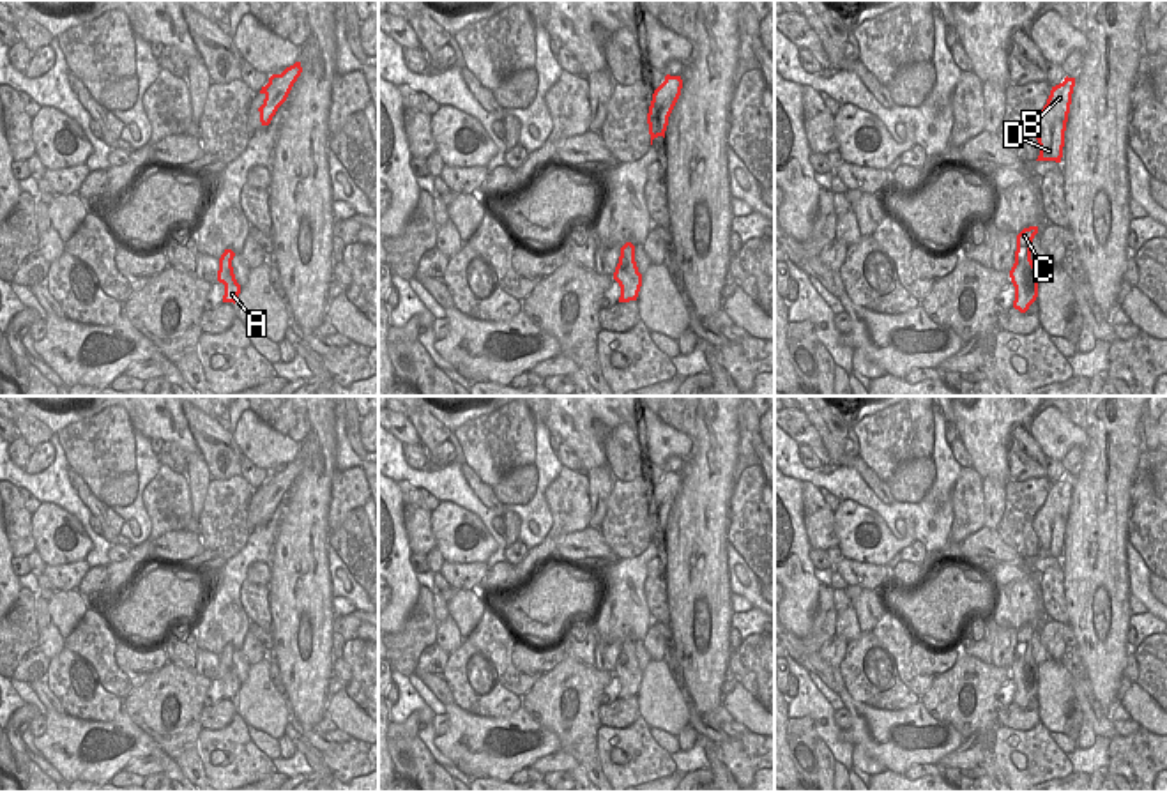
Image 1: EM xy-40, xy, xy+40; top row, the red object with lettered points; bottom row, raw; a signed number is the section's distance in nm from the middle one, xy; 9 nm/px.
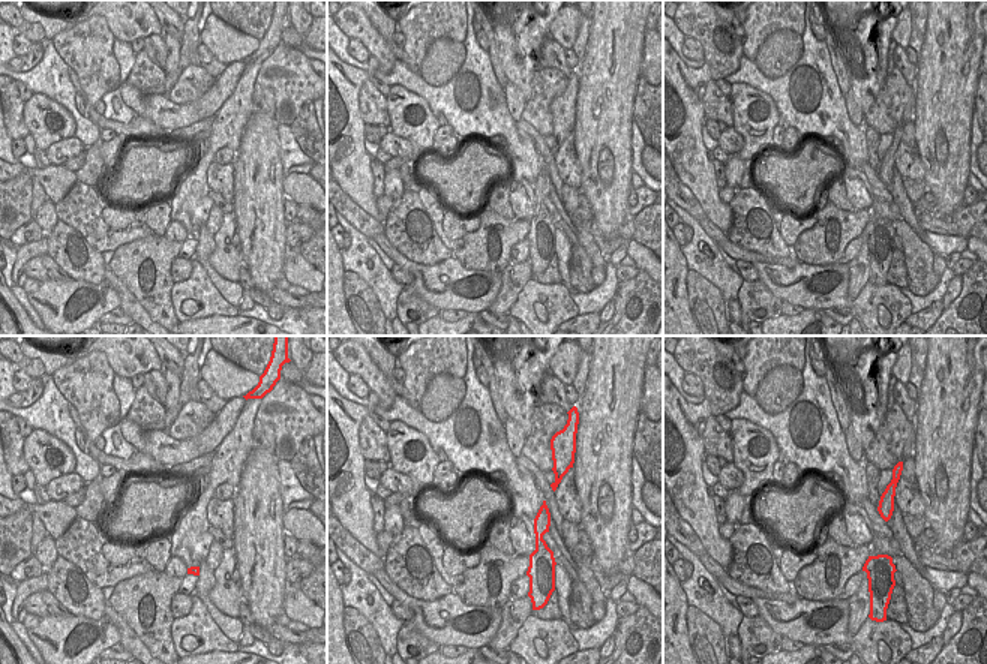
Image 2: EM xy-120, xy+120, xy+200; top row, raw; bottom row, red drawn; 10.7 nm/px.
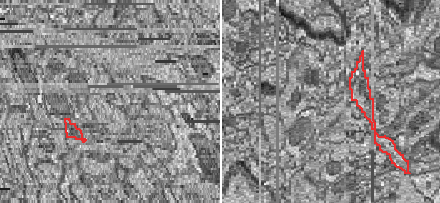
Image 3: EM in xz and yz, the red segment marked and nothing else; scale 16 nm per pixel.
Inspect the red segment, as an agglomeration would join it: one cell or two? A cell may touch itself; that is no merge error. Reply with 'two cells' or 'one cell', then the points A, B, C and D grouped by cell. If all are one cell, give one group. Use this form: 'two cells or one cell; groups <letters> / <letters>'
one cell; groups A B C D

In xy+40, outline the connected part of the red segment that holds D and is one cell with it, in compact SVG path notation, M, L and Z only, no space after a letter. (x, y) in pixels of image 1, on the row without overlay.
M1068 472L1063 479L1052 483L1047 500L1034 514L1033 529L1040 541L1036 557L1061 559L1073 483L1075 474Z

